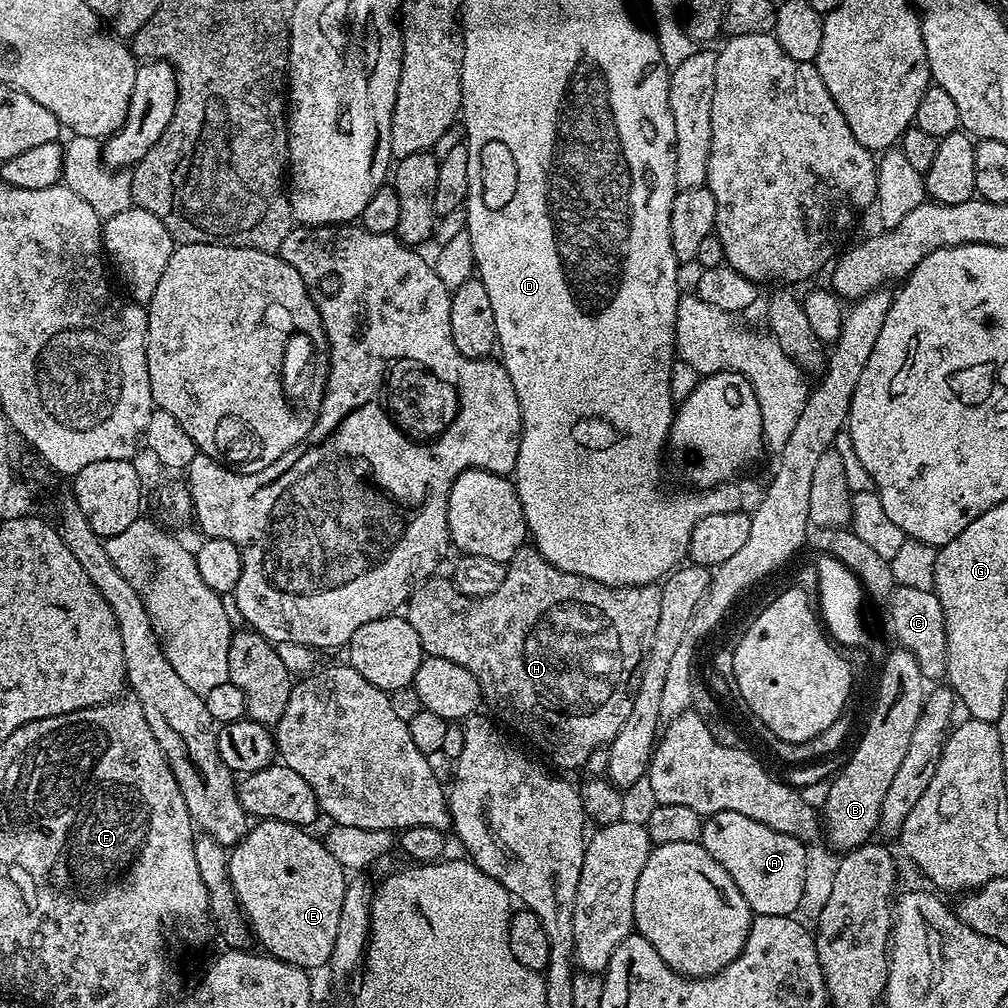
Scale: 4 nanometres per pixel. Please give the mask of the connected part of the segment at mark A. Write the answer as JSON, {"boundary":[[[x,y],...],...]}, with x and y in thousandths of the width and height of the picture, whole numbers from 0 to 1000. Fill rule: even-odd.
{"boundary":[[[713,806],[701,811],[696,819],[694,836],[724,867],[728,879],[736,883],[736,891],[746,900],[747,906],[752,909],[785,909],[790,900],[798,893],[798,880],[802,877],[802,845],[799,834],[790,833],[784,827],[776,827],[772,823],[764,823],[756,815],[748,815],[748,812],[740,812],[740,808],[731,806]]]}

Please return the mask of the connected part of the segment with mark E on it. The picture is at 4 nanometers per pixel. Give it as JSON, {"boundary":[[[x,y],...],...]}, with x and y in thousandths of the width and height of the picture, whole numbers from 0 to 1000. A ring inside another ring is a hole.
{"boundary":[[[259,813],[247,820],[246,826],[226,846],[230,882],[256,937],[258,933],[257,939],[265,947],[303,962],[320,961],[325,955],[331,942],[343,876],[343,862],[327,847],[322,834],[313,833],[308,826],[306,821],[288,815]]]}

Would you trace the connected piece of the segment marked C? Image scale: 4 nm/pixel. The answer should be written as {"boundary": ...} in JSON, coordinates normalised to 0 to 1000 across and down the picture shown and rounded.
{"boundary":[[[889,581],[879,594],[879,601],[881,601],[881,623],[889,634],[888,638],[903,649],[907,649],[911,665],[915,665],[918,676],[932,676],[938,668],[940,646],[935,597],[931,597],[928,586],[907,584],[905,581]]]}

